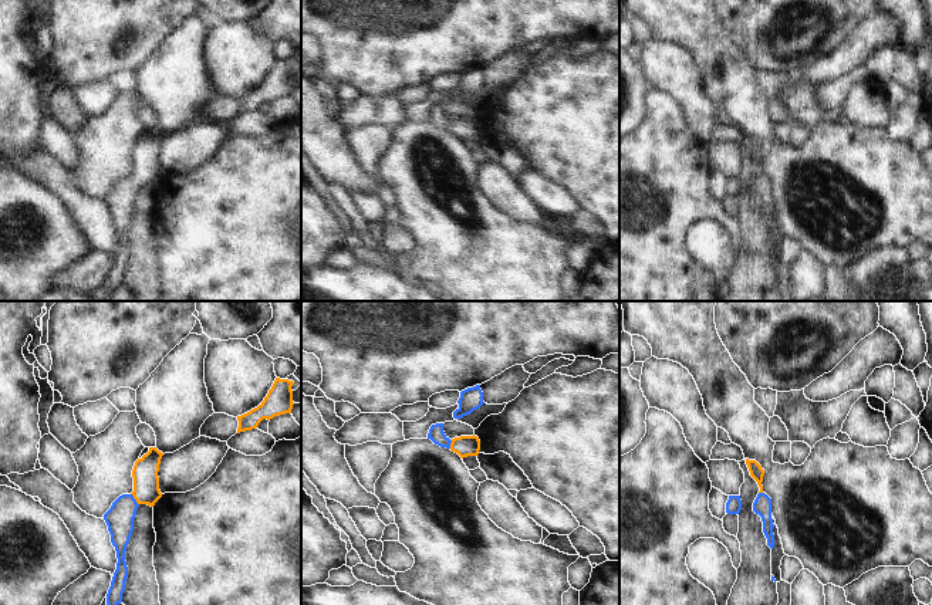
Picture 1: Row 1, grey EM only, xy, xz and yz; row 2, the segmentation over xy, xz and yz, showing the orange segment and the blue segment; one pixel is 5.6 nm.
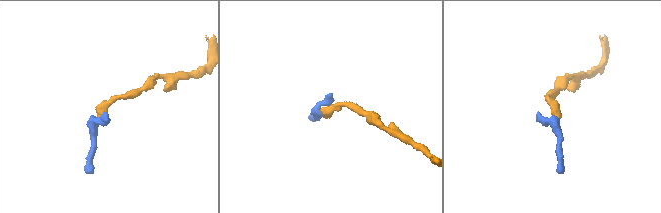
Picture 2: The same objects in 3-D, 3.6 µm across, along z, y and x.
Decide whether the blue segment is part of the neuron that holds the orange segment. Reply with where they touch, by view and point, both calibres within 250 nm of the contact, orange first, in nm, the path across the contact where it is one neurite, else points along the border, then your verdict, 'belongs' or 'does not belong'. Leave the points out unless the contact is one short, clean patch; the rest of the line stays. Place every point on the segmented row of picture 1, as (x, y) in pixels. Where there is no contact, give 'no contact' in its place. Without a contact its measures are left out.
contact xy (134, 497); calibres 140 and 160 nm; way xy (147, 490), (134, 497), (120, 519); belongs

